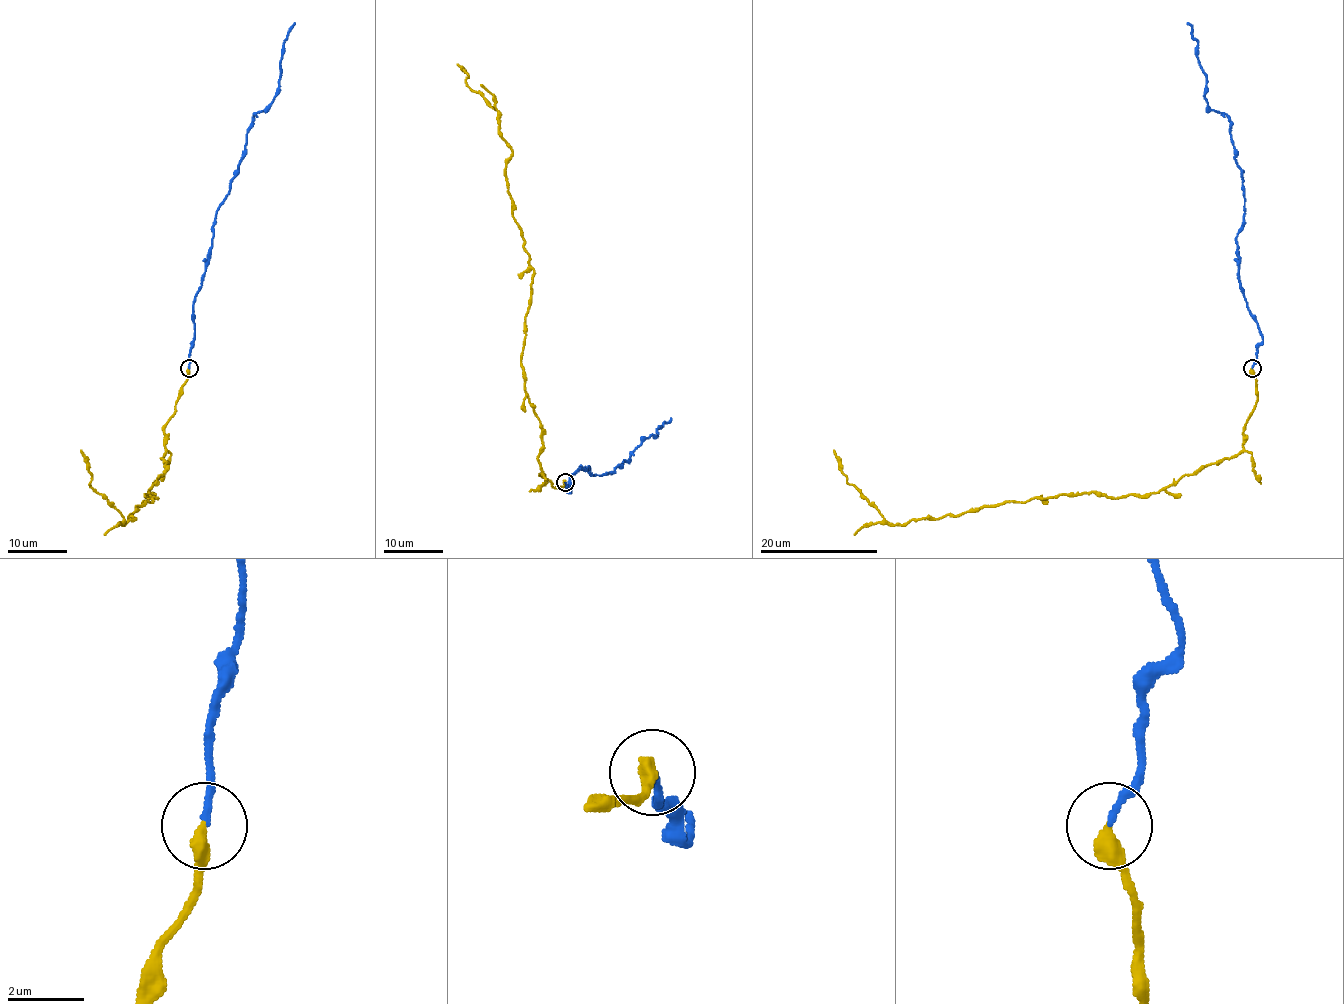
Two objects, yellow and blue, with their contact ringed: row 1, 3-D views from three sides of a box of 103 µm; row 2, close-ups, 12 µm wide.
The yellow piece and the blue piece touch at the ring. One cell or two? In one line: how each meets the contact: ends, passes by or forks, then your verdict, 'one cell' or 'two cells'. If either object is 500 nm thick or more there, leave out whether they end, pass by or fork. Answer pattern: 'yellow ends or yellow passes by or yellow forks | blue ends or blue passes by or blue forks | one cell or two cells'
yellow ends | blue ends | one cell

